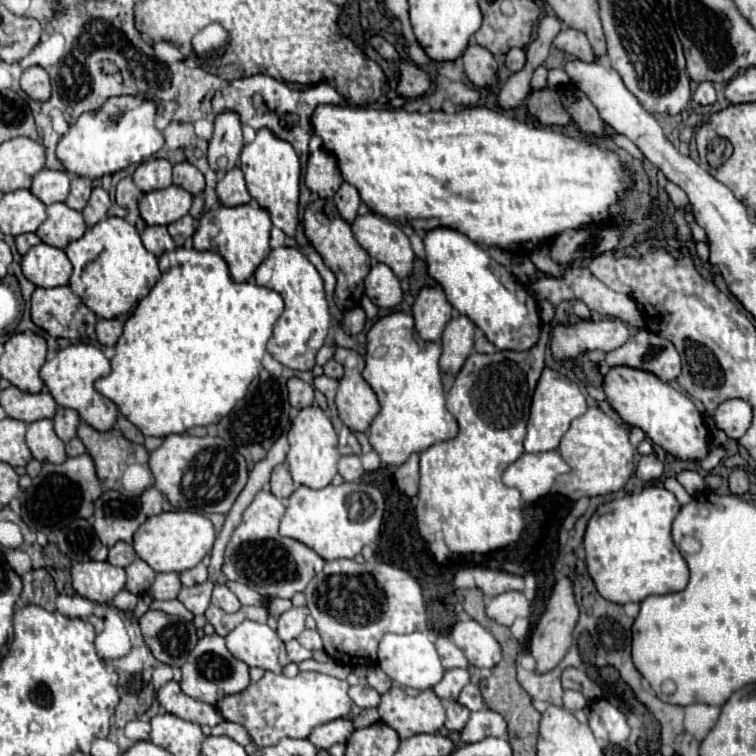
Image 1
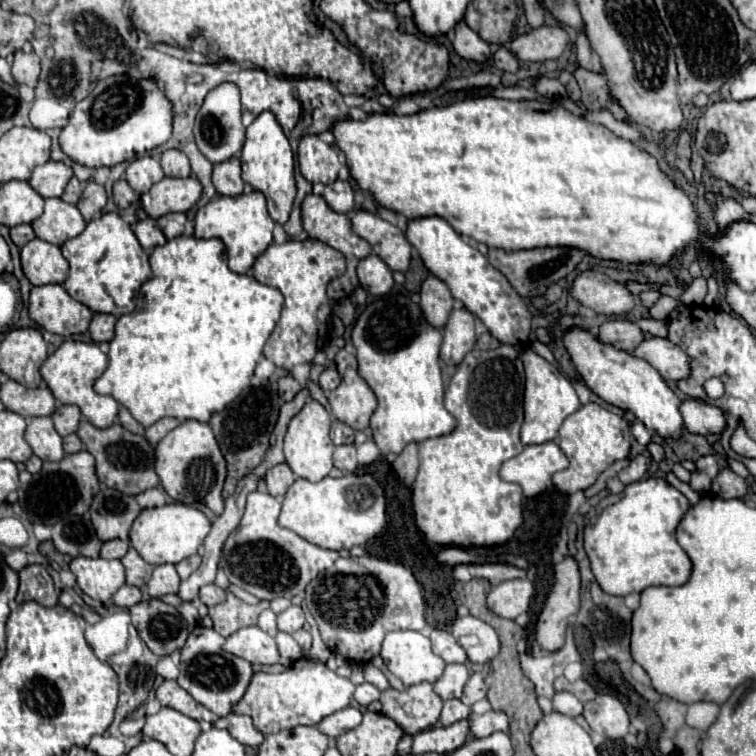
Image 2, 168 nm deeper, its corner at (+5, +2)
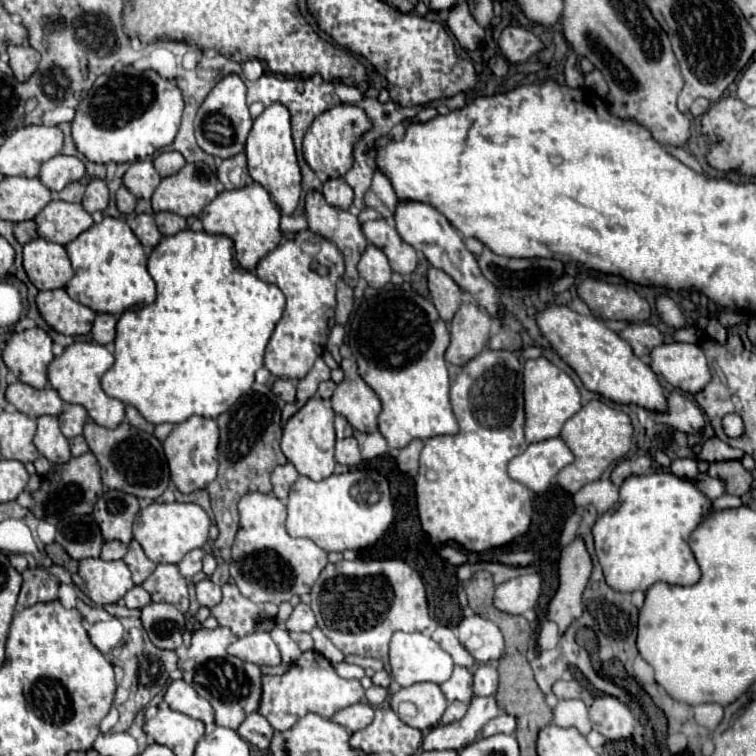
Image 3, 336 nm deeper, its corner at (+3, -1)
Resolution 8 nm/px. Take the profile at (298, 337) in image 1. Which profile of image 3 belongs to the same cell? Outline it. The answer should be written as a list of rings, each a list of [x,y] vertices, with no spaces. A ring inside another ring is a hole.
[[[310,231],[298,233],[260,259],[256,275],[266,283],[278,285],[286,295],[286,309],[282,319],[276,323],[264,353],[264,367],[272,375],[280,379],[302,379],[312,369],[314,361],[324,353],[328,335],[334,327],[336,281],[342,277],[342,273],[344,261],[336,245]],[[304,241],[310,241],[312,253],[302,251]]]

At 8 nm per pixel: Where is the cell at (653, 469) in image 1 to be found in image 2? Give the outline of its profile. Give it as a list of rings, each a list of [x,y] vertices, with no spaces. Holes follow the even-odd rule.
[[[640,454],[634,460],[630,460],[630,466],[624,468],[618,476],[620,476],[620,480],[624,480],[624,484],[630,484],[630,482],[636,482],[636,480],[642,480],[646,470],[648,470],[648,458]]]

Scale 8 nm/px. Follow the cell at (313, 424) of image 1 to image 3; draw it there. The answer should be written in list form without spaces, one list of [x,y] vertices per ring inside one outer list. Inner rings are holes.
[[[310,397],[306,401],[306,405],[294,413],[288,423],[284,425],[282,431],[282,453],[286,455],[286,459],[296,467],[296,471],[300,475],[306,475],[314,481],[326,479],[328,475],[334,473],[334,411],[330,405],[324,403],[324,399],[320,397]]]

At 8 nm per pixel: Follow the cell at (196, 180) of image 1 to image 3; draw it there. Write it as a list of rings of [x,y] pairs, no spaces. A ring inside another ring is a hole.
[[[164,151],[154,159],[154,167],[162,177],[174,175],[176,171],[180,171],[180,167],[184,167],[184,157],[178,151]]]

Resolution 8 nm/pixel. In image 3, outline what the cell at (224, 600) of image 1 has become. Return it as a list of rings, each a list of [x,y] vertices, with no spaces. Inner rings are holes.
[[[204,579],[204,581],[196,583],[196,599],[198,599],[200,605],[206,605],[206,607],[212,609],[216,603],[220,603],[222,591],[210,579]]]

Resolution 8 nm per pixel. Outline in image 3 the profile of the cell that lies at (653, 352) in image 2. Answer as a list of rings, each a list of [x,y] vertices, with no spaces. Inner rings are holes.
[[[664,343],[652,351],[652,371],[684,393],[698,393],[710,383],[710,369],[700,345]]]

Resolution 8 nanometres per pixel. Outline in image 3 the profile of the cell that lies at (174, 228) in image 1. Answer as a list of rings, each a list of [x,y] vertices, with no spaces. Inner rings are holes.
[[[168,211],[156,213],[156,223],[158,223],[162,235],[174,235],[176,231],[186,229],[186,219],[176,213],[168,213]]]

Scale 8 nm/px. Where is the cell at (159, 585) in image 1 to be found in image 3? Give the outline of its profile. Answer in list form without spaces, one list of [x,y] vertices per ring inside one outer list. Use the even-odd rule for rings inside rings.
[[[158,565],[156,571],[142,583],[152,595],[152,601],[174,605],[180,613],[188,609],[188,581],[180,575],[176,565]]]

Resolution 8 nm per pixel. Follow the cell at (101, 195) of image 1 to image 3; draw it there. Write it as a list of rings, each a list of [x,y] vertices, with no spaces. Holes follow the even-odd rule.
[[[90,179],[88,187],[86,187],[86,195],[82,199],[82,207],[88,213],[94,211],[104,211],[108,205],[108,187],[104,179]]]

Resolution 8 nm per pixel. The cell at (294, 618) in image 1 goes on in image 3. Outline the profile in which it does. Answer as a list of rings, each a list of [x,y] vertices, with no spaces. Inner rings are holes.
[[[306,603],[296,605],[290,619],[286,621],[288,631],[312,631],[314,627],[316,627],[316,619],[314,619],[310,605],[306,605]]]

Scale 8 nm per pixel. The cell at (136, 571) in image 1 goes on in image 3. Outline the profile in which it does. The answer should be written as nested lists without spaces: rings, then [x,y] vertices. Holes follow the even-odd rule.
[[[130,541],[128,553],[124,555],[124,563],[126,563],[128,569],[132,571],[132,579],[134,579],[136,585],[140,585],[140,583],[156,569],[156,563],[150,561],[150,559],[144,555],[144,551],[142,551],[142,547],[140,547],[138,541]]]

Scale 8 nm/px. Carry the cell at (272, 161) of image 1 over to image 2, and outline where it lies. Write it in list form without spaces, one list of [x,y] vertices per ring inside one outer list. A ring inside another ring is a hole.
[[[262,112],[246,128],[246,142],[244,142],[240,160],[242,160],[242,180],[266,196],[270,218],[278,224],[286,224],[296,196],[295,156],[292,154],[288,138],[284,136],[272,112]]]

